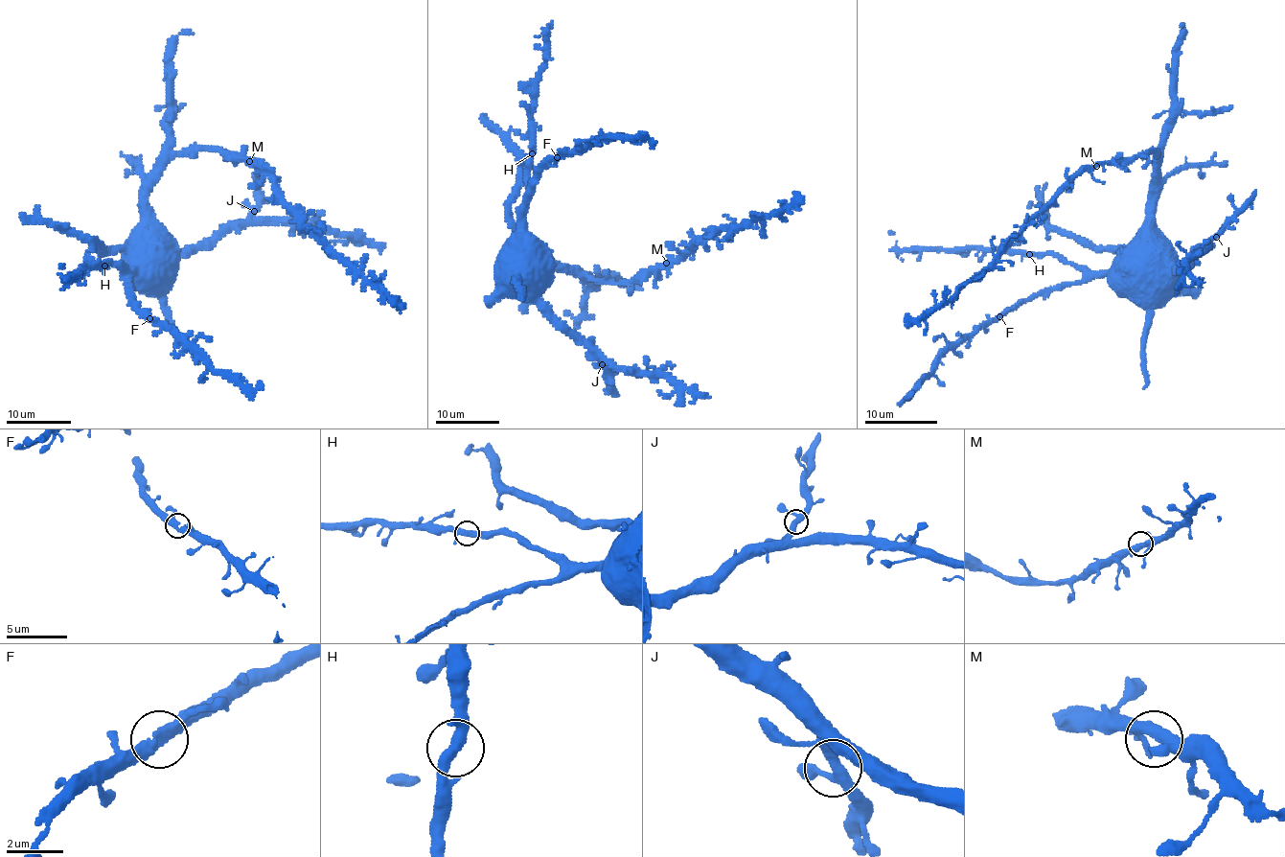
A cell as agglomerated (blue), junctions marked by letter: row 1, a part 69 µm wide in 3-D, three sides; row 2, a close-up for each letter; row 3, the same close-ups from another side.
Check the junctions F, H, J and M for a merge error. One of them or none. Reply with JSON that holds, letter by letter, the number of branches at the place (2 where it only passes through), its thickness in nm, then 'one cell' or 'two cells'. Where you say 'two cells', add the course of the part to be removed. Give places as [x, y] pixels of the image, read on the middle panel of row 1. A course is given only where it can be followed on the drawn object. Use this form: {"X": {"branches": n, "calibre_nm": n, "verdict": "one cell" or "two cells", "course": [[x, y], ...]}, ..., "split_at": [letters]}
{"F": {"branches": 3, "calibre_nm": 340, "verdict": "one cell"}, "H": {"branches": 3, "calibre_nm": 360, "verdict": "one cell"}, "J": {"branches": 3, "calibre_nm": 360, "verdict": "one cell"}, "M": {"branches": 3, "calibre_nm": 360, "verdict": "one cell"}, "split_at": []}

